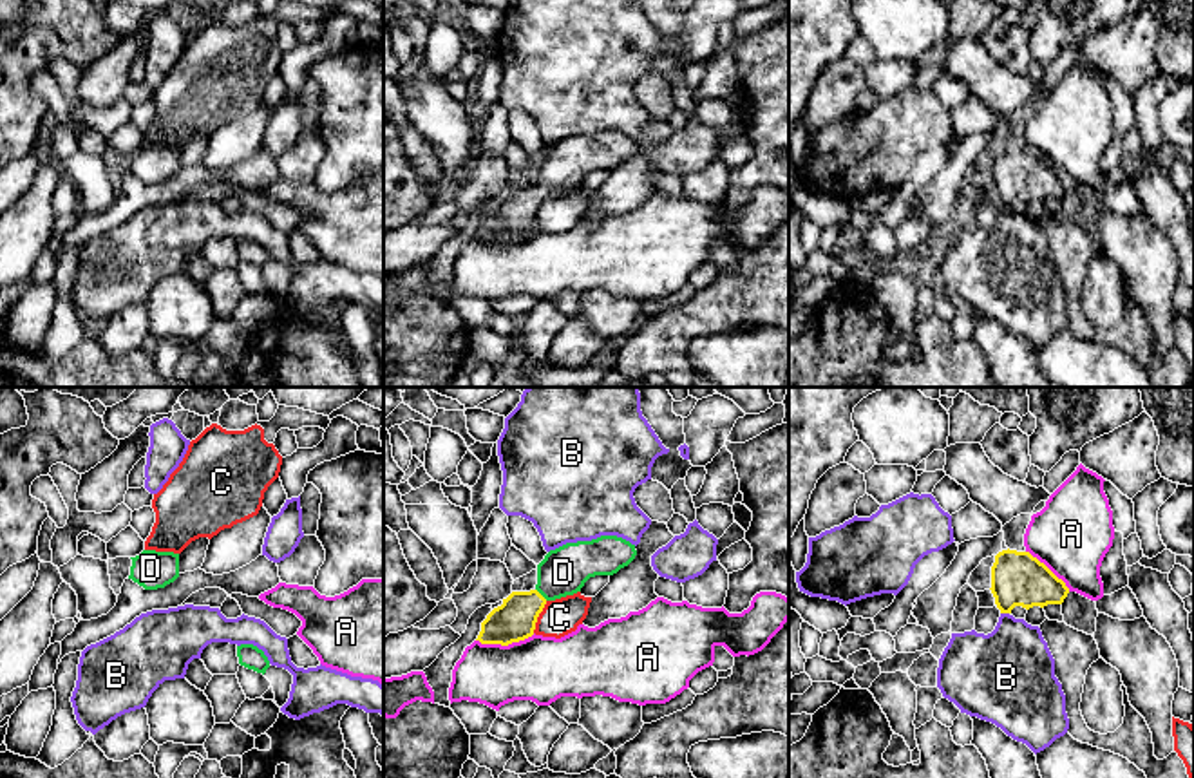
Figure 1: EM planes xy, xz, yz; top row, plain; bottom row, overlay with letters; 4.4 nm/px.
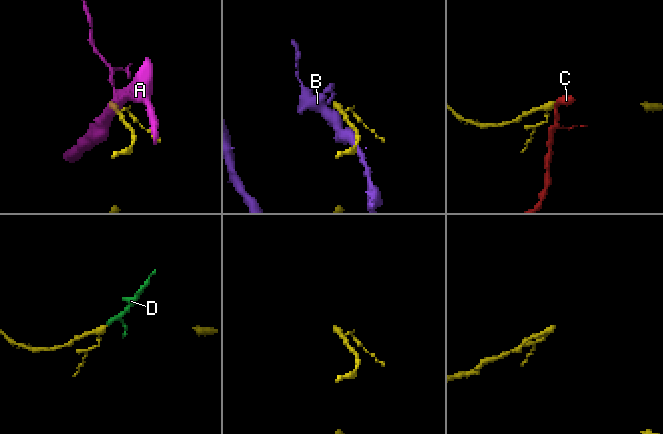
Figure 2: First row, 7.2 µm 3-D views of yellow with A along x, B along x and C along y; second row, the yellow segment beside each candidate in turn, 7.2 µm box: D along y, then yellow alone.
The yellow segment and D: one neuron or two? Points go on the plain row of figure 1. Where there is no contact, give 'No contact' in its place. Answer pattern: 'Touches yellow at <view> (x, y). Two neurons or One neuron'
Touches yellow at xz (540, 189). One neuron

